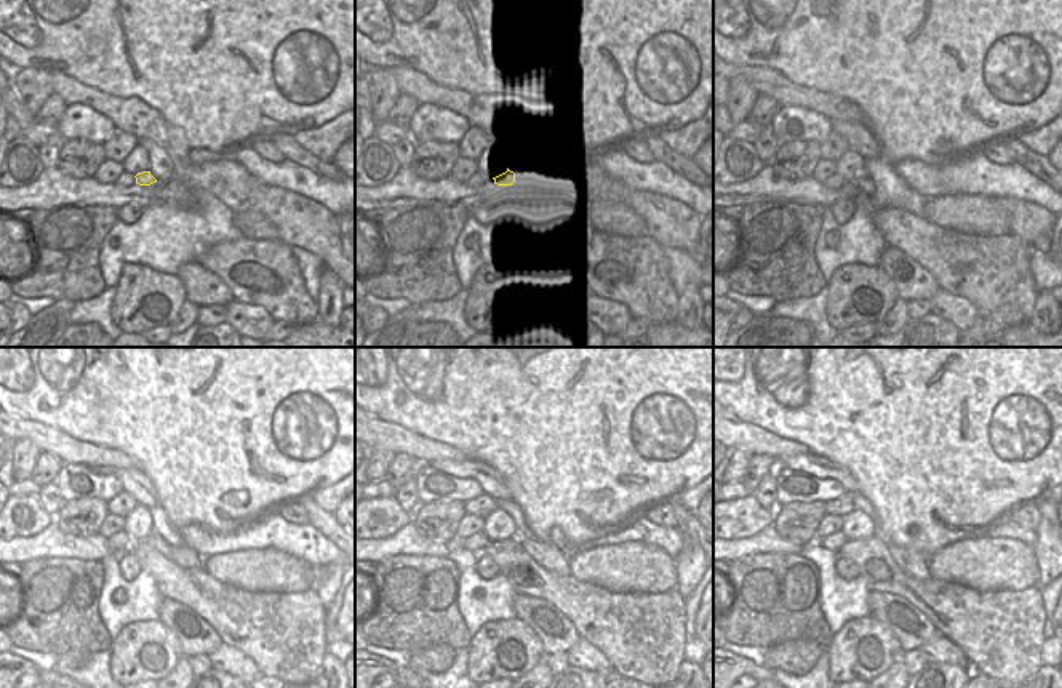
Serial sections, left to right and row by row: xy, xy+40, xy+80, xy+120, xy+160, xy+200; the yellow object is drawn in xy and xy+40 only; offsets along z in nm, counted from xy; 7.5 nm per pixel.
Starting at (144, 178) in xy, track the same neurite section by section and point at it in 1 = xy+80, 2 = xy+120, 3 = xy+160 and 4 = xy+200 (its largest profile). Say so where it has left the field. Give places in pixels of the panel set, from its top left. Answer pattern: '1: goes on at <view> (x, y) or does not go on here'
1: goes on at xy+80 (864, 184)
2: goes on at xy+120 (183, 556)
3: goes on at xy+160 (546, 554)
4: goes on at xy+200 (914, 564)

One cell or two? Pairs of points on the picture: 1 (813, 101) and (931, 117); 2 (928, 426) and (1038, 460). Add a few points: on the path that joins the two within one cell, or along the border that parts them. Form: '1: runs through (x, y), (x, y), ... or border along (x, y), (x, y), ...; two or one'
1: border along (822, 93), (850, 100), (861, 111), (866, 122); two
2: runs through (955, 432), (963, 440), (1011, 440); one

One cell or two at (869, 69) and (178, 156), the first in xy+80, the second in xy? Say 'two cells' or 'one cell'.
two cells

